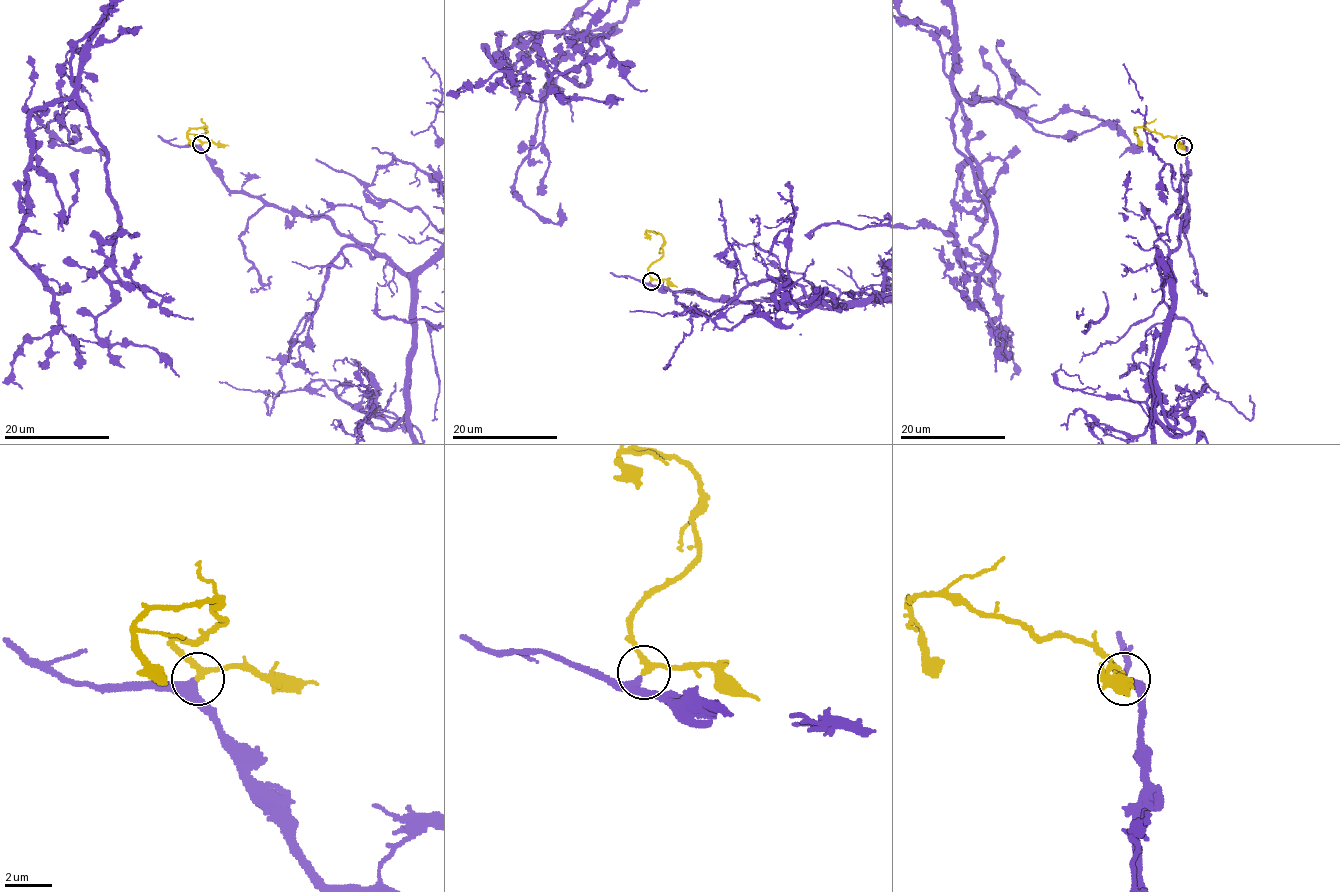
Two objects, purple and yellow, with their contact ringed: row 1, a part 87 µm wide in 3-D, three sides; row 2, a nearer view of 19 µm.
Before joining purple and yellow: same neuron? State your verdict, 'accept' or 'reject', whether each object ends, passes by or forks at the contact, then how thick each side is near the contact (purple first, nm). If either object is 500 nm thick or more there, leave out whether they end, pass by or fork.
accept; purple passes by; yellow passes by; calibres 240 and 200 nm

